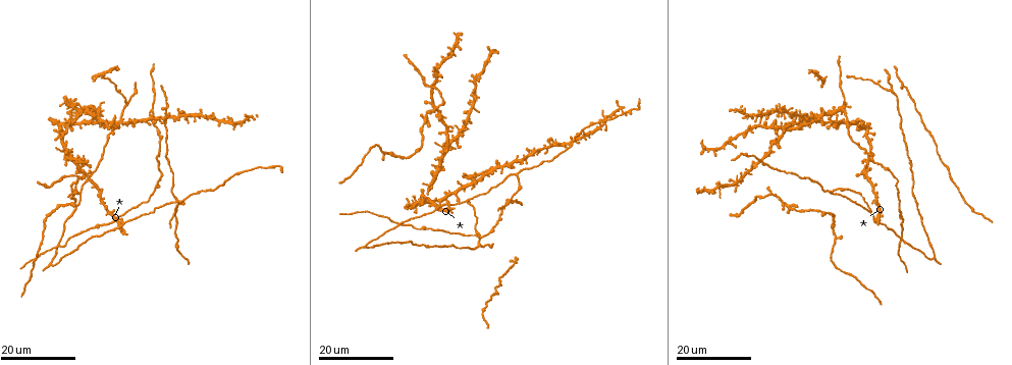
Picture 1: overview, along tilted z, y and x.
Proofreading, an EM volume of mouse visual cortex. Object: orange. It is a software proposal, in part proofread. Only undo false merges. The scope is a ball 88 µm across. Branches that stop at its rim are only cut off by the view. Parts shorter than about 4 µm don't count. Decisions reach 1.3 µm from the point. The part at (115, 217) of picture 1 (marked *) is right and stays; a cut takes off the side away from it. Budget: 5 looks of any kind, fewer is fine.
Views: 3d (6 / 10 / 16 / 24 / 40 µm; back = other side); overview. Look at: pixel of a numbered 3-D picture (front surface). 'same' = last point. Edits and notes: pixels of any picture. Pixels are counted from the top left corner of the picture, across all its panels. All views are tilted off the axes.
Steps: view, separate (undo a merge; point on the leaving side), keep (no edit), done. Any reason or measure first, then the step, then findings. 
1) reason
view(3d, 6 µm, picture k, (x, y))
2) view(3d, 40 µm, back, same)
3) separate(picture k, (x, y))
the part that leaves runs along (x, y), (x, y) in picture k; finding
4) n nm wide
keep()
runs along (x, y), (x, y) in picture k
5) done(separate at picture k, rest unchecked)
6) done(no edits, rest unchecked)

four or more arms meet
view(3d, 24 µm, picture 1, (875, 219))

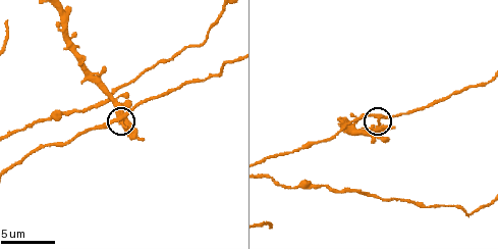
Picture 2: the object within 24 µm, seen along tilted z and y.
closer look
view(3d, 6 µm, picture 2, (121, 114))

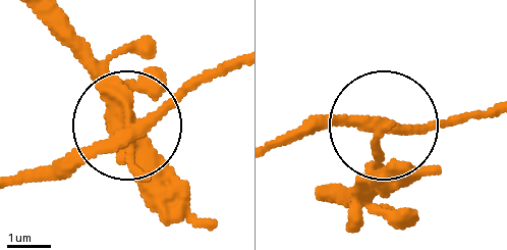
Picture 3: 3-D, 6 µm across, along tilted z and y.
keep()
one neuron here

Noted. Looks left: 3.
view(3d, 16 µm, picture 1, (424, 80))

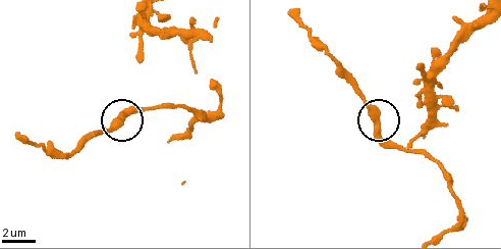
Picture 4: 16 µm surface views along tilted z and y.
zoom in
view(3d, 10 µm, picture 4, (372, 115))

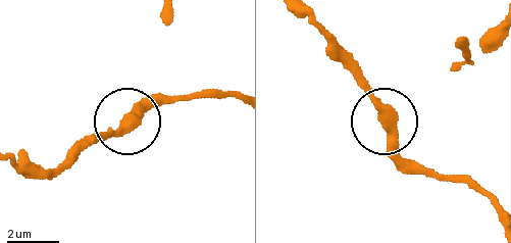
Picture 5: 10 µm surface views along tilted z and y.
keep()
continuous, no second neuron

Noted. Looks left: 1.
done(no edits, rest unchecked)

